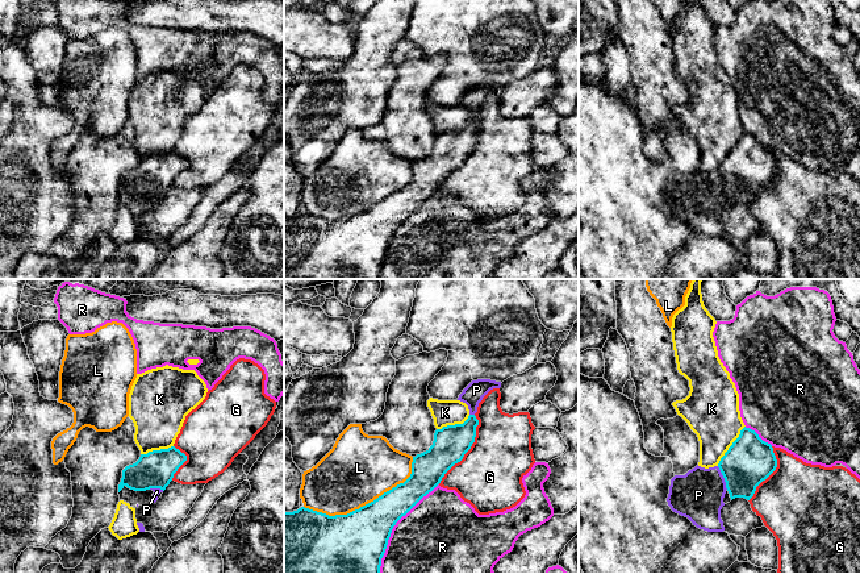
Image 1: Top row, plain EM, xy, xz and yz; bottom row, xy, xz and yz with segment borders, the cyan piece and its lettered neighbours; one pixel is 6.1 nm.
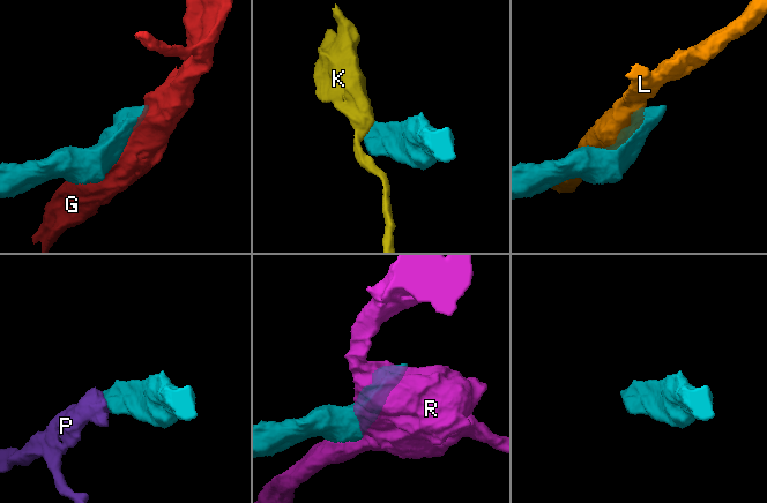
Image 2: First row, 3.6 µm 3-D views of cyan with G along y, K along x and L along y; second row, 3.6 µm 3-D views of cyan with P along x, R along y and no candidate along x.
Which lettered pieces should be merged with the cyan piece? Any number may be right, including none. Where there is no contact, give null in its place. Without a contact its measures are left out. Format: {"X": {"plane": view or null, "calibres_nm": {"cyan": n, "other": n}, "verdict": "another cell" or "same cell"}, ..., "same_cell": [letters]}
{"G": {"plane": "xz", "calibres_nm": {"cyan": 220, "other": 400}, "verdict": "another cell"}, "K": {"plane": "yz", "calibres_nm": {"cyan": 300, "other": 340}, "verdict": "another cell"}, "L": {"plane": "xz", "calibres_nm": {"cyan": 360, "other": 420}, "verdict": "another cell"}, "P": {"plane": "yz", "calibres_nm": {"cyan": 300, "other": 300}, "verdict": "same cell"}, "R": {"plane": "xz", "calibres_nm": {"cyan": 360, "other": 480}, "verdict": "another cell"}, "same_cell": ["P"]}

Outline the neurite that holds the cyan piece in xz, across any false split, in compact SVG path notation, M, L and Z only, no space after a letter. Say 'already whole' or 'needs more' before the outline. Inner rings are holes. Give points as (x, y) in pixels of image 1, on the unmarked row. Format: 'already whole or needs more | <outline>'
needs more | M490 84L472 86L458 103L468 111L468 124L463 129L437 134L433 150L413 162L410 182L373 207L347 220L329 221L305 212L284 217L284 279L380 279L393 232L463 165L475 147L479 108L490 95L500 92L501 87Z

